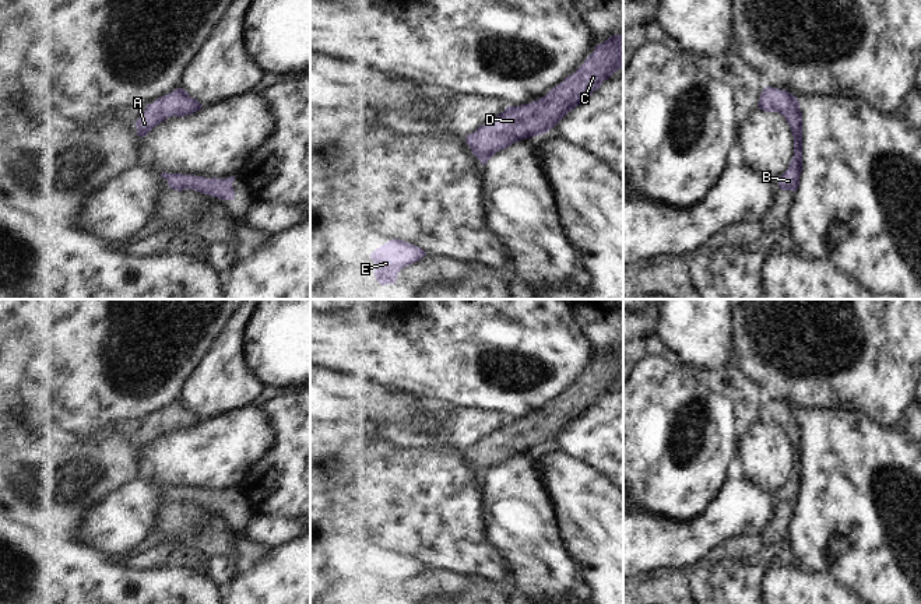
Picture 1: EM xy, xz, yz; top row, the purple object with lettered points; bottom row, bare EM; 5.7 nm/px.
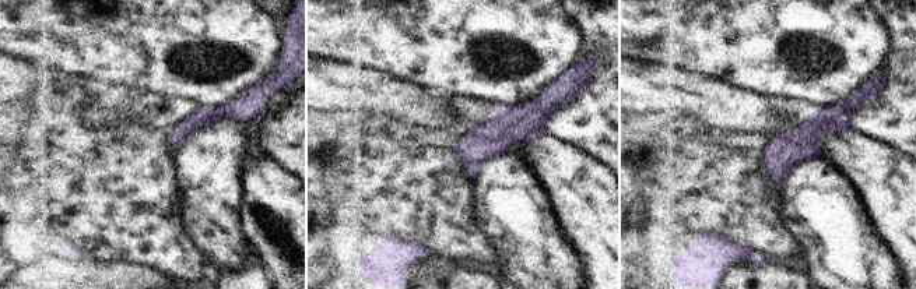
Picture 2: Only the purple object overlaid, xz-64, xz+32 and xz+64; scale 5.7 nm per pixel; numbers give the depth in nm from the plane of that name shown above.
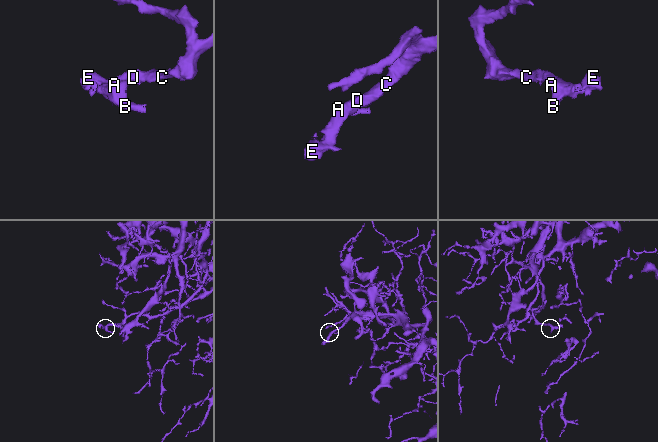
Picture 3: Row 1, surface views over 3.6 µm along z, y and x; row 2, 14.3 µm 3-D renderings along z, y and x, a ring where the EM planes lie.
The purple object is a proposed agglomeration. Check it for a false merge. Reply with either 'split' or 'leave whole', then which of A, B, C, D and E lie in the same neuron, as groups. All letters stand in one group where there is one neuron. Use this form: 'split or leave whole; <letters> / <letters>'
leave whole; A B C D E

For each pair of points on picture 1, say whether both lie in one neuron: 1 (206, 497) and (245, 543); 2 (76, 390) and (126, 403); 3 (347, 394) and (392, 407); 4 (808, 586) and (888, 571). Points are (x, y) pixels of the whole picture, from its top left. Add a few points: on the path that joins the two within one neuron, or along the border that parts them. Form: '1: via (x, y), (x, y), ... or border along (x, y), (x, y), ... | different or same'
1: via (220, 502), (239, 522), (239, 529) | same
2: via (88, 390), (108, 390), (113, 394) | same
3: via (358, 399), (380, 403) | same
4: border along (814, 569), (832, 573), (847, 589) | different

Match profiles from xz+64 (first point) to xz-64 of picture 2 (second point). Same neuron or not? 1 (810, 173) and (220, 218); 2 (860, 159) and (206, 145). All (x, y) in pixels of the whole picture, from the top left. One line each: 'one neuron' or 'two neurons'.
1: one neuron
2: two neurons

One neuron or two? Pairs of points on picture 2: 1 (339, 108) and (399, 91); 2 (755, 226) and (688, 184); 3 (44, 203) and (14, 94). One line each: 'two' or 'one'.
1: one
2: one
3: two

